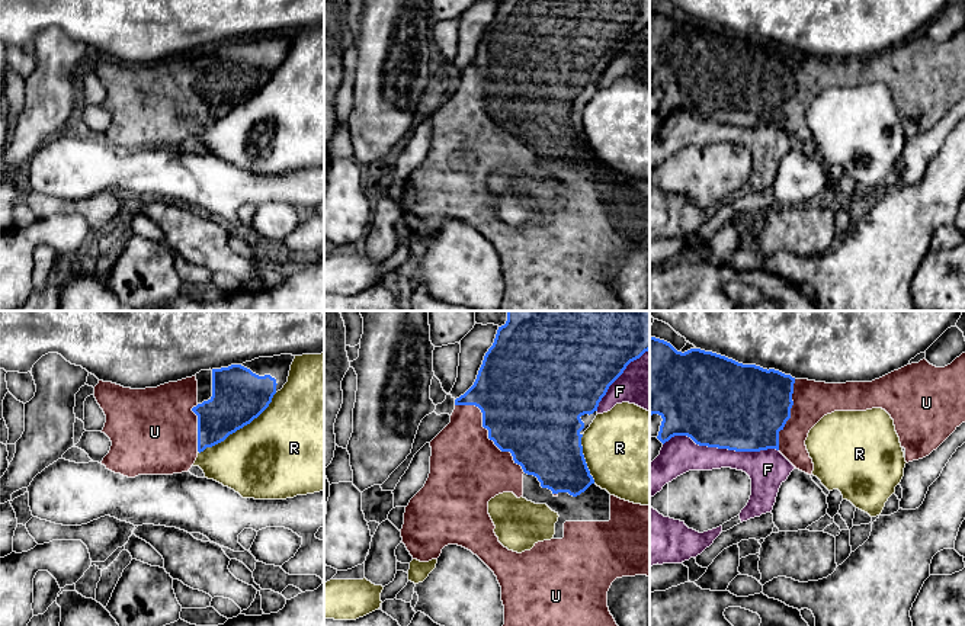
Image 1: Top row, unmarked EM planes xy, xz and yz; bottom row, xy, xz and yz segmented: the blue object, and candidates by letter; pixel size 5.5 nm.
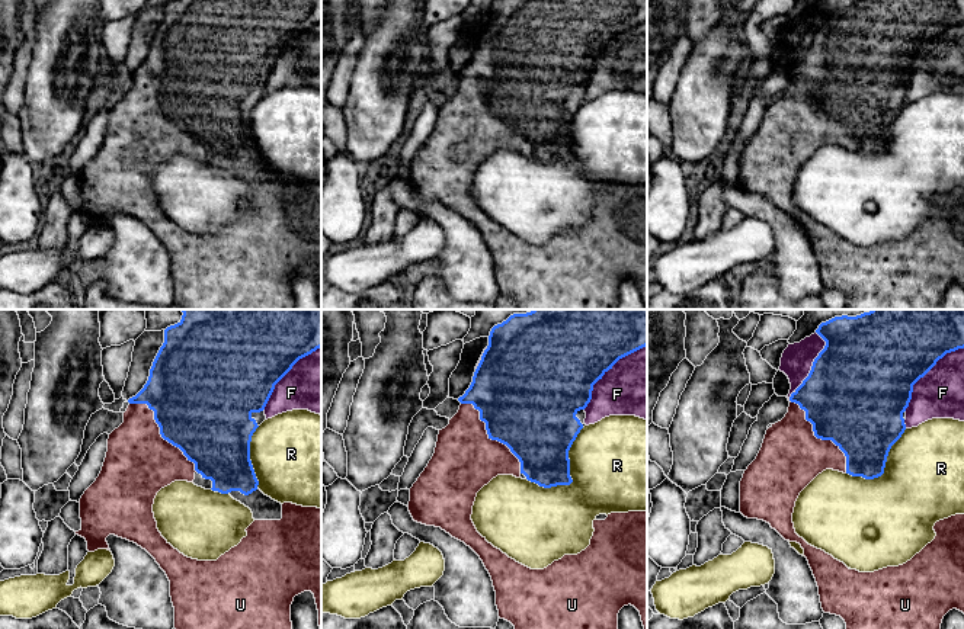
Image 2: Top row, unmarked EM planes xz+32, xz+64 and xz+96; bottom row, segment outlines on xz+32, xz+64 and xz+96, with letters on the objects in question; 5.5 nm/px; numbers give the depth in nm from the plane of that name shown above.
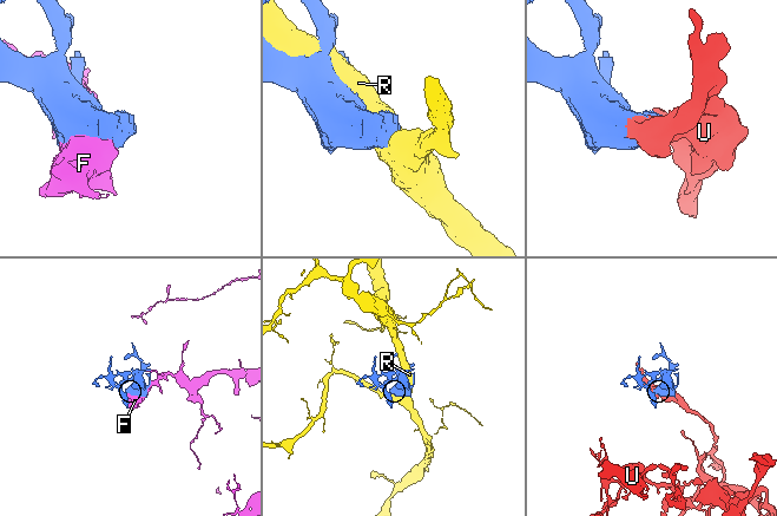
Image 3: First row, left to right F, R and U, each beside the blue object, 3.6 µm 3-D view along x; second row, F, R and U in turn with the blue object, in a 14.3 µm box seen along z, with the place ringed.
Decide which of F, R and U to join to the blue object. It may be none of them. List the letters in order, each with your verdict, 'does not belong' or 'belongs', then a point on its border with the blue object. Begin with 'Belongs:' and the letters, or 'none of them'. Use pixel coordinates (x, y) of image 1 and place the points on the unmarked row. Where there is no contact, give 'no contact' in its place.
Belongs: U
F: does not belong; meets blue in yz at (721, 122)
R: does not belong; meets blue in xy at (239, 103)
U: belongs; meets blue in xz at (489, 106)

